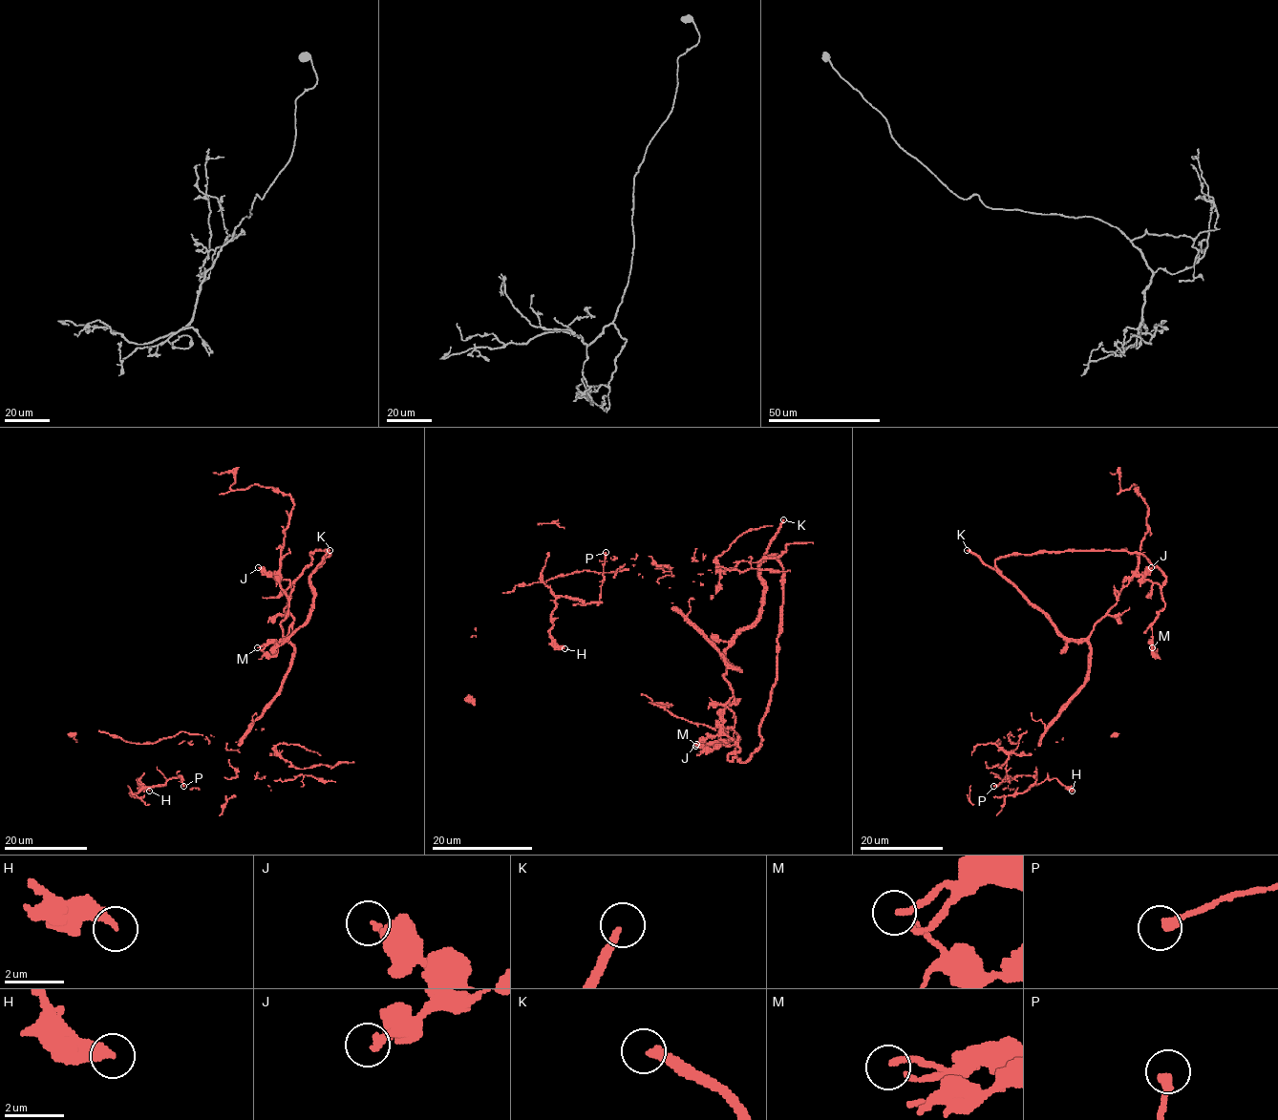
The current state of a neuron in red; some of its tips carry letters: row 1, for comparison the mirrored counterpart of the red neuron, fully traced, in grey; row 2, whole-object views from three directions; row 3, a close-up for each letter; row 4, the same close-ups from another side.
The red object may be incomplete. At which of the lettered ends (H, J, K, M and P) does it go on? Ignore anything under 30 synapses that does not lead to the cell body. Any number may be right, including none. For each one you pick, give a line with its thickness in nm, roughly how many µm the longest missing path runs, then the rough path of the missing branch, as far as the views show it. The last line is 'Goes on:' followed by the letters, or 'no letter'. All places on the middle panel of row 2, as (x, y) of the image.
K: calibre 240 nm; missing 180 µm
Goes on: K

